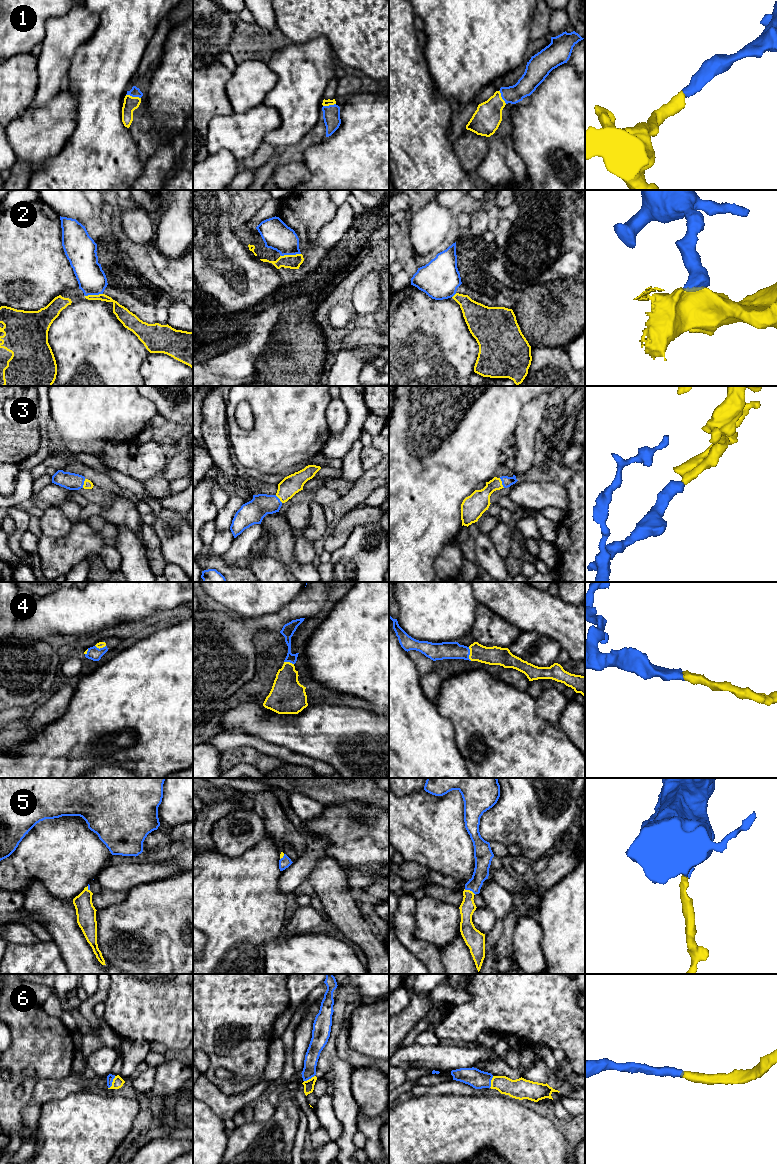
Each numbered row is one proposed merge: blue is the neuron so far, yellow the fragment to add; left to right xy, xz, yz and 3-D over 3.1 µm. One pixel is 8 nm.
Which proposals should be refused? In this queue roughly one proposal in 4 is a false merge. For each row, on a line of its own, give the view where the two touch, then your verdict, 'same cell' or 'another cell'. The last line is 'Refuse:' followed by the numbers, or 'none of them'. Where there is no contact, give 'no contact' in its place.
1: xy | same cell
2: xz | another cell
3: yz | same cell
4: yz | same cell
5: yz | same cell
6: xy | same cell
Refuse: 2

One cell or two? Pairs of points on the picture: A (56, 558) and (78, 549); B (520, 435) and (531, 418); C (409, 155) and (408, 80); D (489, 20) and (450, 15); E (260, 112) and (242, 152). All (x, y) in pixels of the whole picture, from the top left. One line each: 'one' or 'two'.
A: one
B: one
C: one
D: one
E: one

